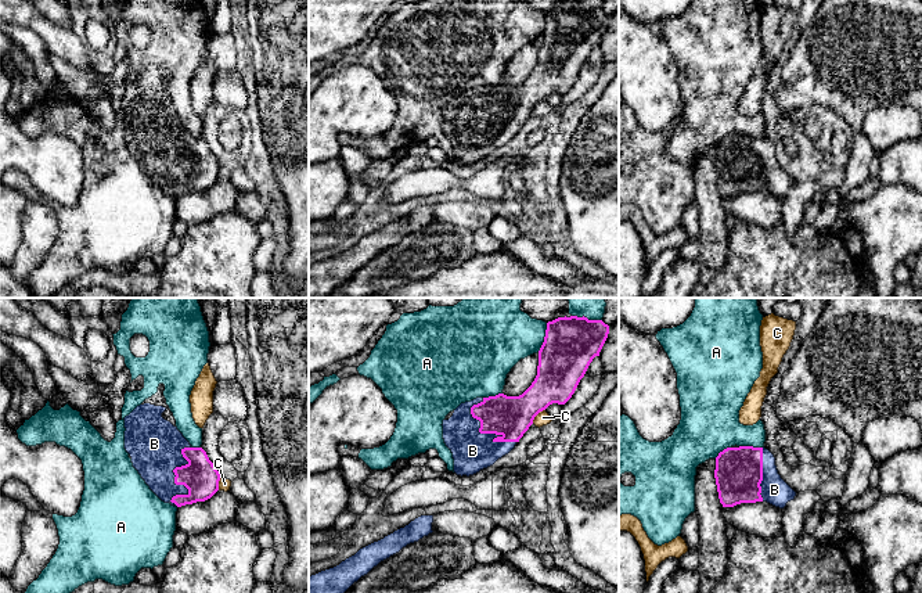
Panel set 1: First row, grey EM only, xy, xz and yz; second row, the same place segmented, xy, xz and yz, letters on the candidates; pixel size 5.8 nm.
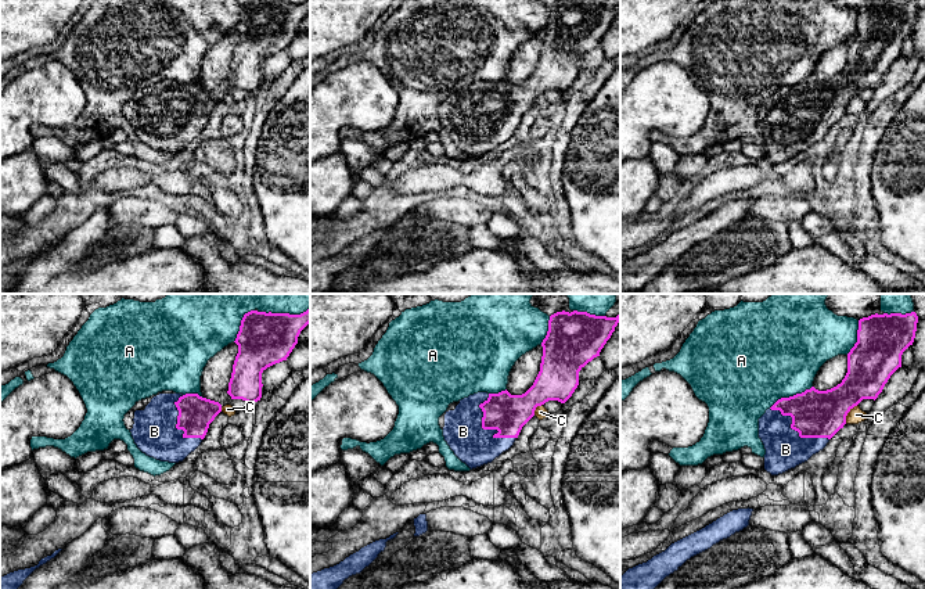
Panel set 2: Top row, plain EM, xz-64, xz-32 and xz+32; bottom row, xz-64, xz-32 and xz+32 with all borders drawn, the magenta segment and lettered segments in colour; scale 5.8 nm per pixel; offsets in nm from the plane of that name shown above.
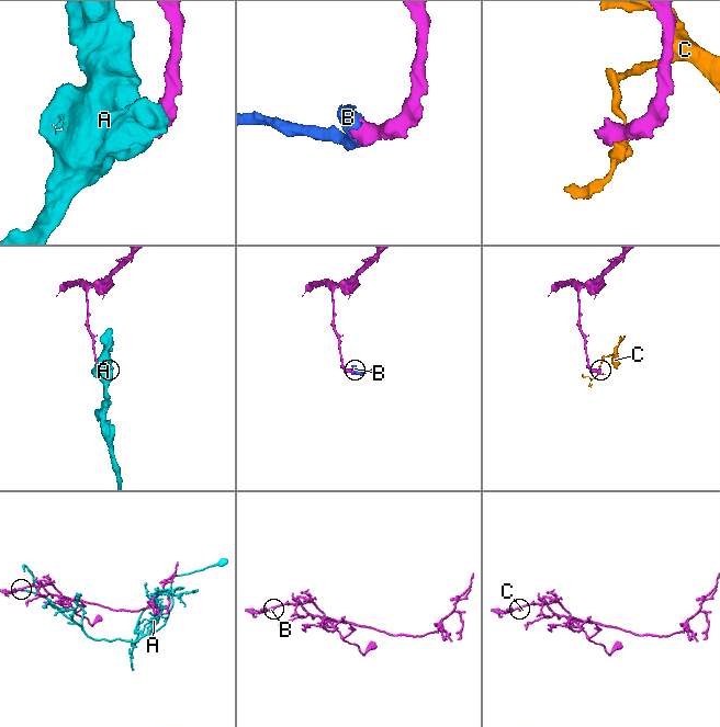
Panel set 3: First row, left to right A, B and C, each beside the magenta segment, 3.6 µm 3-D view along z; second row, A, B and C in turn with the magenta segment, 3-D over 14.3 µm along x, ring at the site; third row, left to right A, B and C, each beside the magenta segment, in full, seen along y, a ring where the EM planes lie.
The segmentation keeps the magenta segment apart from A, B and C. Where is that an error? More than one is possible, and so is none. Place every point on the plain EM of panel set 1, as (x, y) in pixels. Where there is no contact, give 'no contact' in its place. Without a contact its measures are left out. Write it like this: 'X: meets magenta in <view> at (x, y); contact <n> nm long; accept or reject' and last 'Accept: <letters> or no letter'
A: meets magenta in xz at (544, 27); contact 180 nm long; reject
B: meets magenta in xz at (489, 122); contact 340 nm long; accept
C: meets magenta in xz at (536, 104); contact 120 nm long; reject
Accept: B

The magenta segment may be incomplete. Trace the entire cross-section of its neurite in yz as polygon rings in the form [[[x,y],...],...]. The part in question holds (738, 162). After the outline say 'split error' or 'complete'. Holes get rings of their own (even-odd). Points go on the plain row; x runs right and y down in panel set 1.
[[[727,137],[716,147],[714,168],[723,197],[767,191],[784,198],[796,182],[781,168],[766,137]]]; split error

